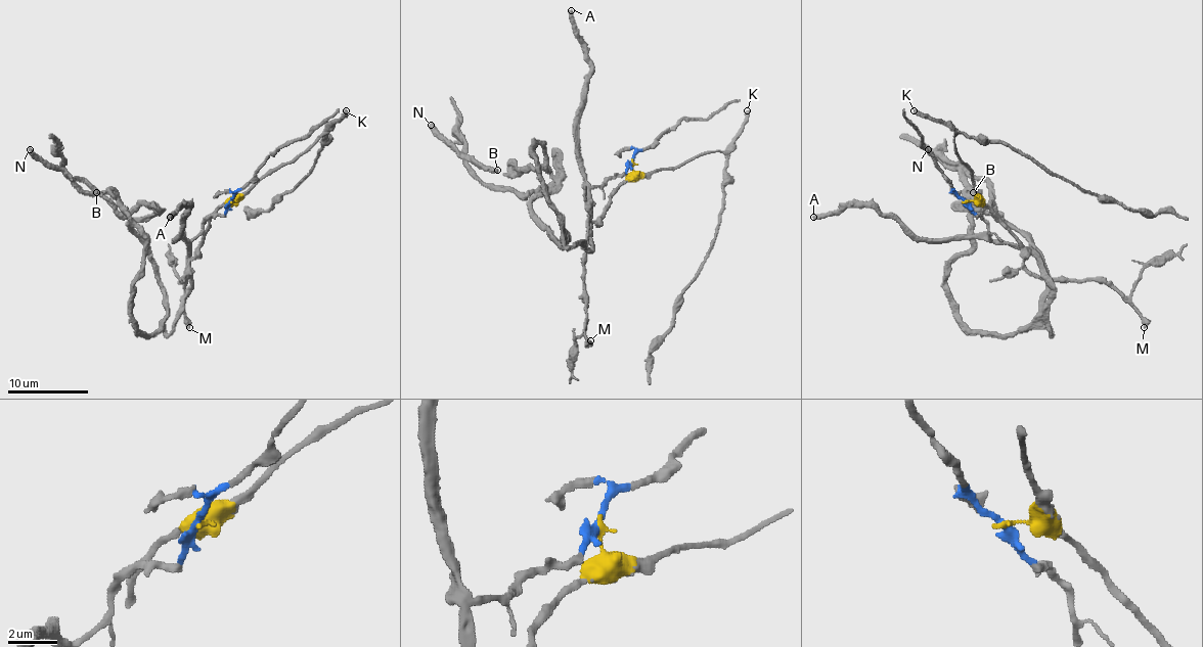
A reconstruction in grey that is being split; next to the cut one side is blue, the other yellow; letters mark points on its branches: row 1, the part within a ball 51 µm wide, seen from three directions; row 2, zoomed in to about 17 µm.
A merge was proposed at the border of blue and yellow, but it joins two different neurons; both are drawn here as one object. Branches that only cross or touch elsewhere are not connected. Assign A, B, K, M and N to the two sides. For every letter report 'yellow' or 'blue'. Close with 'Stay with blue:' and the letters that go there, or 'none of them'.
A: blue
B: blue
K: yellow
M: yellow
N: blue
Stay with blue: A, B, N

